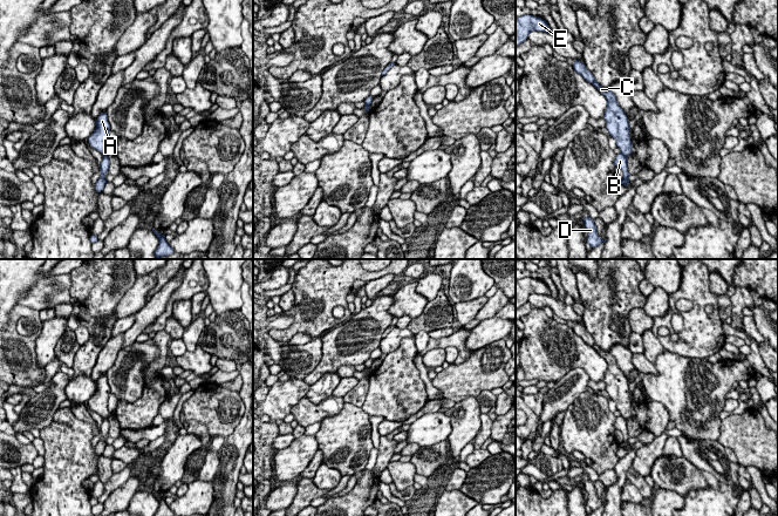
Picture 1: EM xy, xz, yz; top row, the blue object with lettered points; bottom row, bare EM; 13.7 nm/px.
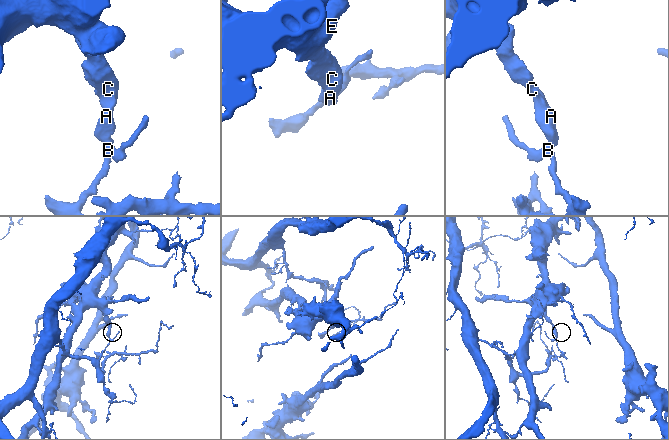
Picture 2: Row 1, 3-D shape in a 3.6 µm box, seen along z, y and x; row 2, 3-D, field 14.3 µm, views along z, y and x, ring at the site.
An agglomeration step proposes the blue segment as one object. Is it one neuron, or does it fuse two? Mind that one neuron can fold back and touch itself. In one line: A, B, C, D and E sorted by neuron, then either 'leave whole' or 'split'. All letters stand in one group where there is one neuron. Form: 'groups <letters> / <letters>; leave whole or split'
groups A C E / B D; split

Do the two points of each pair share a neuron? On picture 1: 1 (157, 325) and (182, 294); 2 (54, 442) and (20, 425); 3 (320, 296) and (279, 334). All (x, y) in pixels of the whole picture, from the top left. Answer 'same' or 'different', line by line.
1: same
2: different
3: same

